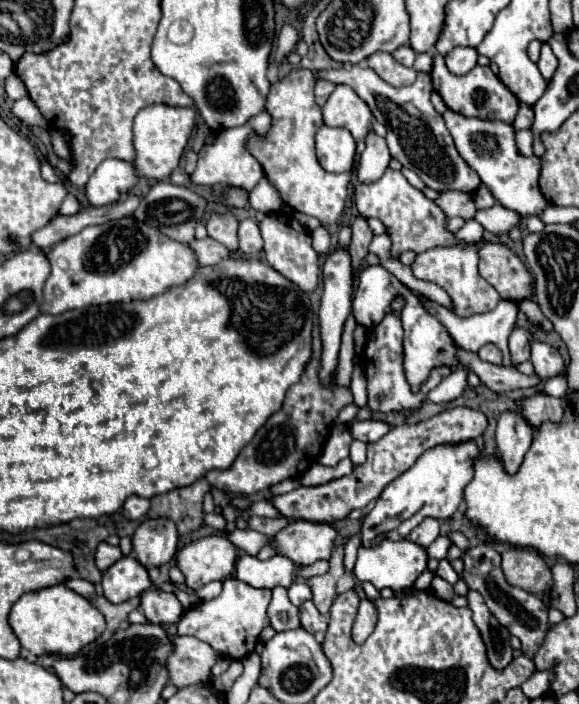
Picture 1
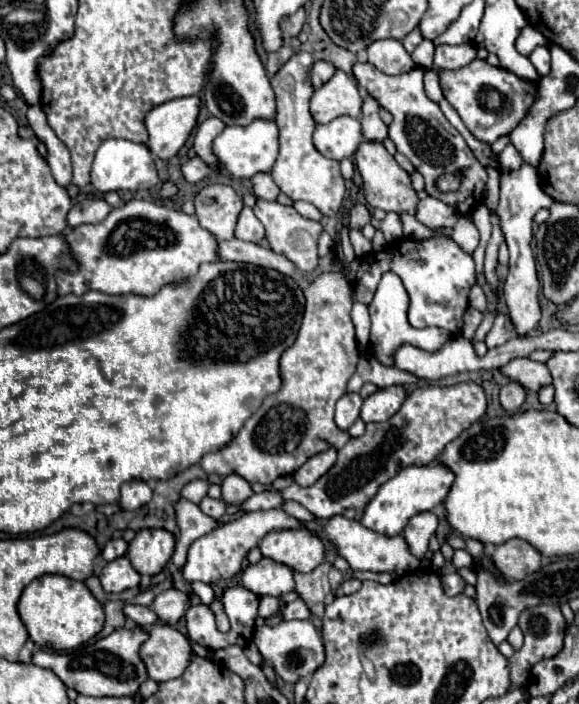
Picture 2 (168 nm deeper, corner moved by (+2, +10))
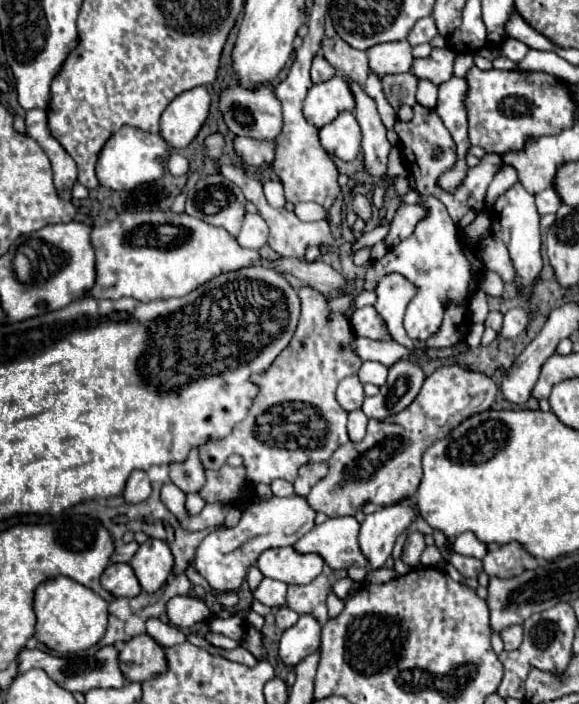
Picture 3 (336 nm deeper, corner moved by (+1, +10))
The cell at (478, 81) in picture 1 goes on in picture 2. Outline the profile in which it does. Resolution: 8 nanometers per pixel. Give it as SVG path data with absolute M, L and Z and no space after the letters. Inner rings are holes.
M473 60L459 70L437 70L437 74L443 96L459 112L465 126L487 144L493 144L499 136L509 134L527 114L537 94L537 84L525 82L503 68L495 68L487 60Z

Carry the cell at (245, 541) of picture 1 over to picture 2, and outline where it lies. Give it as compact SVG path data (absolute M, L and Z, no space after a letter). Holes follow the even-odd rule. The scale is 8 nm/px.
M185 498L179 500L179 506L175 506L177 510L177 524L179 524L179 538L177 538L177 544L175 544L175 552L173 552L173 558L171 562L177 566L177 568L183 568L185 566L185 556L187 556L187 548L193 544L193 540L209 534L211 530L219 528L221 524L203 514L199 506L195 506L193 502L187 502Z

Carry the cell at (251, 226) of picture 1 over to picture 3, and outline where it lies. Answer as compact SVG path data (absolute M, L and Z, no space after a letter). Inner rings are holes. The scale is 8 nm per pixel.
M246 214L242 230L236 240L242 248L260 250L266 246L266 240L268 240L268 224L260 214Z

